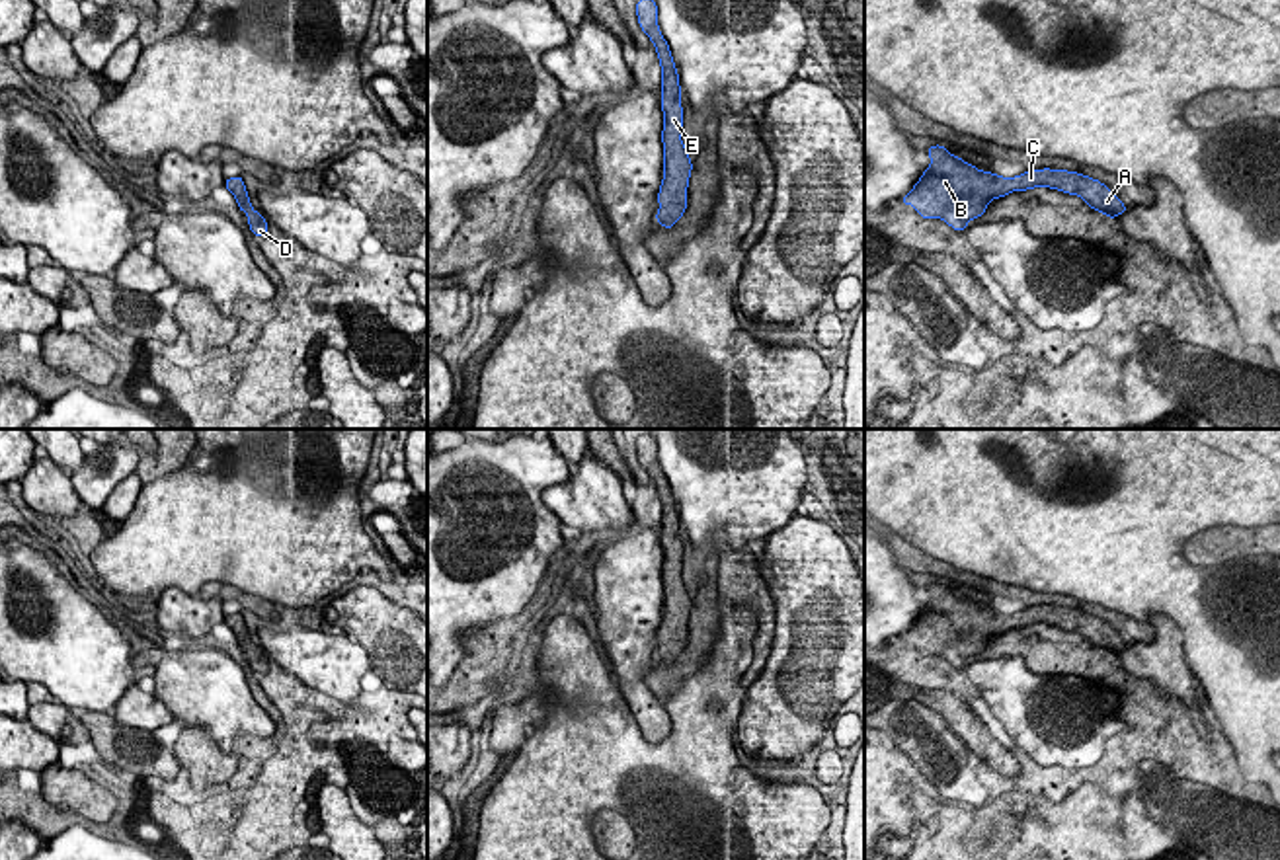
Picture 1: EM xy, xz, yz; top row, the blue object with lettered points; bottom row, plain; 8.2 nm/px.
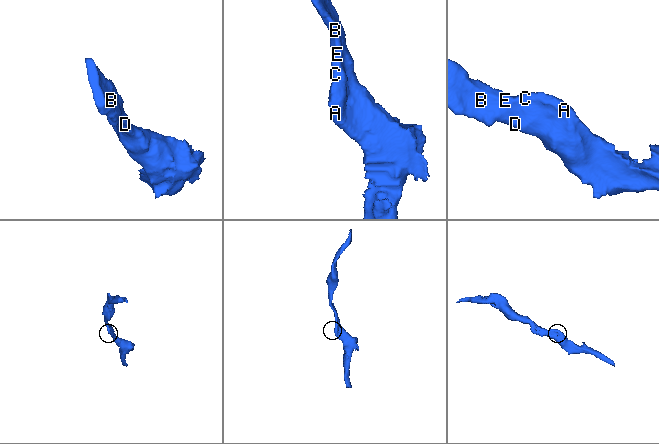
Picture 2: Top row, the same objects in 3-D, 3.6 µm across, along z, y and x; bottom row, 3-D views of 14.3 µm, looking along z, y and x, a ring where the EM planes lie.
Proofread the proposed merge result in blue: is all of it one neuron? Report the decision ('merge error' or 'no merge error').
no merge error

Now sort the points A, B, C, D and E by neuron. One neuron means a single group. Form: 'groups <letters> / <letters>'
groups A B C D E

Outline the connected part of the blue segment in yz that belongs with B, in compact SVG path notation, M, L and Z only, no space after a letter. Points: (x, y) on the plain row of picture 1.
M942 581L929 583L927 591L931 603L900 638L911 642L921 655L940 655L956 669L964 669L972 655L983 653L993 636L1038 622L1077 632L1112 657L1128 647L1102 618L1085 610L1042 605L1003 614L952 593Z

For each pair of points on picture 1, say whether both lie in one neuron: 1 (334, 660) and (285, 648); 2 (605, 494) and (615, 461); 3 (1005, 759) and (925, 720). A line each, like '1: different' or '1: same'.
1: same
2: different
3: different

